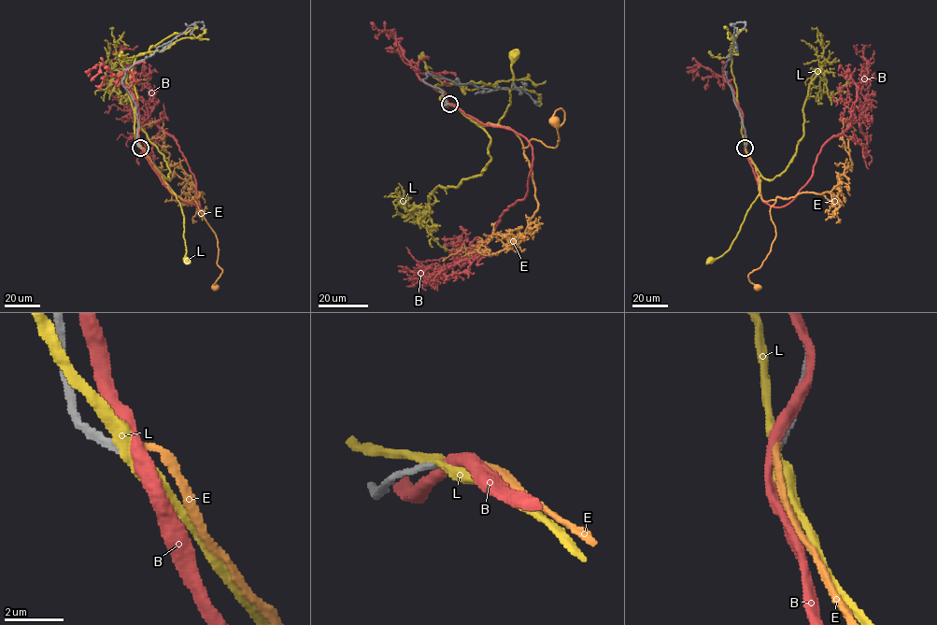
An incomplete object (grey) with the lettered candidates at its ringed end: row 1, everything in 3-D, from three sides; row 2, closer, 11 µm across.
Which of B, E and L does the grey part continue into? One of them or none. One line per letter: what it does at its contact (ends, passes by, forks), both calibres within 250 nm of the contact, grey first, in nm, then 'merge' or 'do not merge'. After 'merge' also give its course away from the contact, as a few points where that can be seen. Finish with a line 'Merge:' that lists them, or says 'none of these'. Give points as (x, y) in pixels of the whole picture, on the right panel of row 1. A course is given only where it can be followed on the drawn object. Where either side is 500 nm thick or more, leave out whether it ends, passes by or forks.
B: it passes by; 240 nm thick on the grey side, 400 nm on the other; do not merge
E: it ends there; 240 nm thick on the grey side, 190 nm on the other; merge; it runs (745, 148), (760, 181), (760, 198), (775, 200), (770, 211), (775, 234), (771, 251), (748, 276), (758, 287)
L: it passes by; 280 nm thick on the grey side, 340 nm on the other; do not merge
Merge: E

